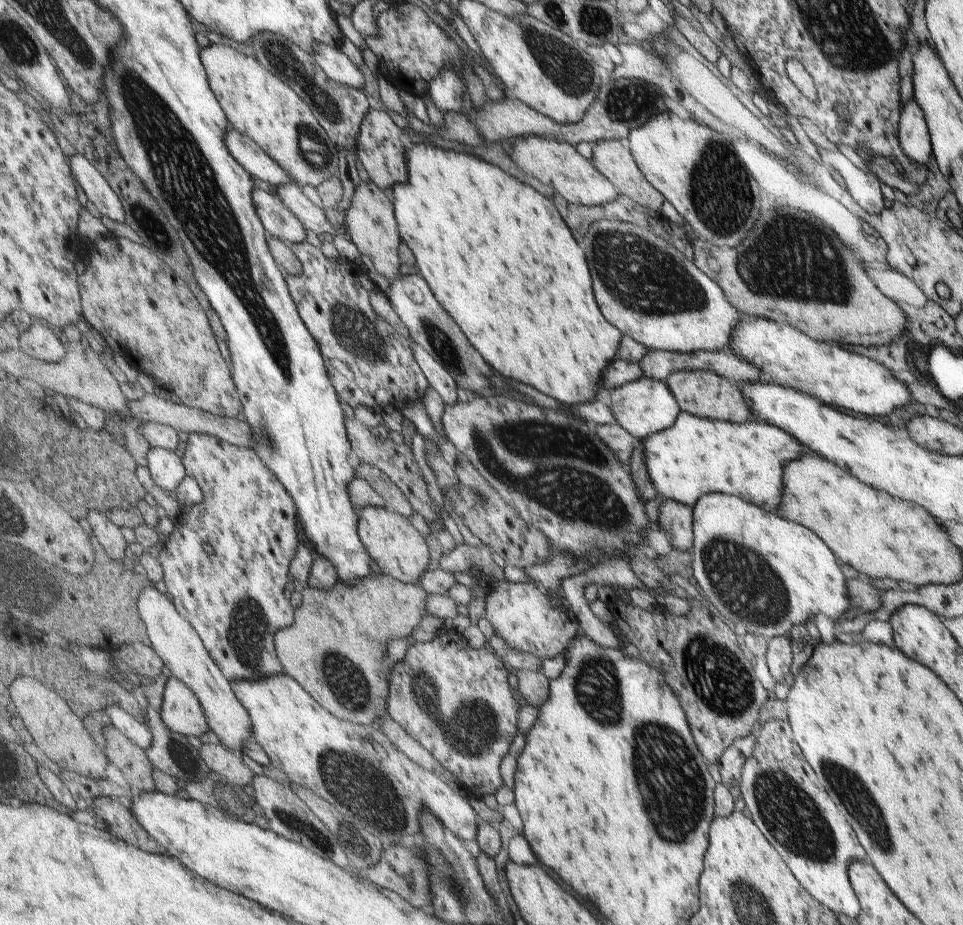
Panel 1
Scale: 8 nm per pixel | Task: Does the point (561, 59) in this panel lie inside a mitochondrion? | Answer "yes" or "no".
yes

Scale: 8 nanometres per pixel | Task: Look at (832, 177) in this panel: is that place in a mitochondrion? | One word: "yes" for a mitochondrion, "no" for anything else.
no

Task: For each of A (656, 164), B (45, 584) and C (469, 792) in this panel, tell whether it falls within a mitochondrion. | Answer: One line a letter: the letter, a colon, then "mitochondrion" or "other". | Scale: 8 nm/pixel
A: other
B: mitochondrion
C: other

